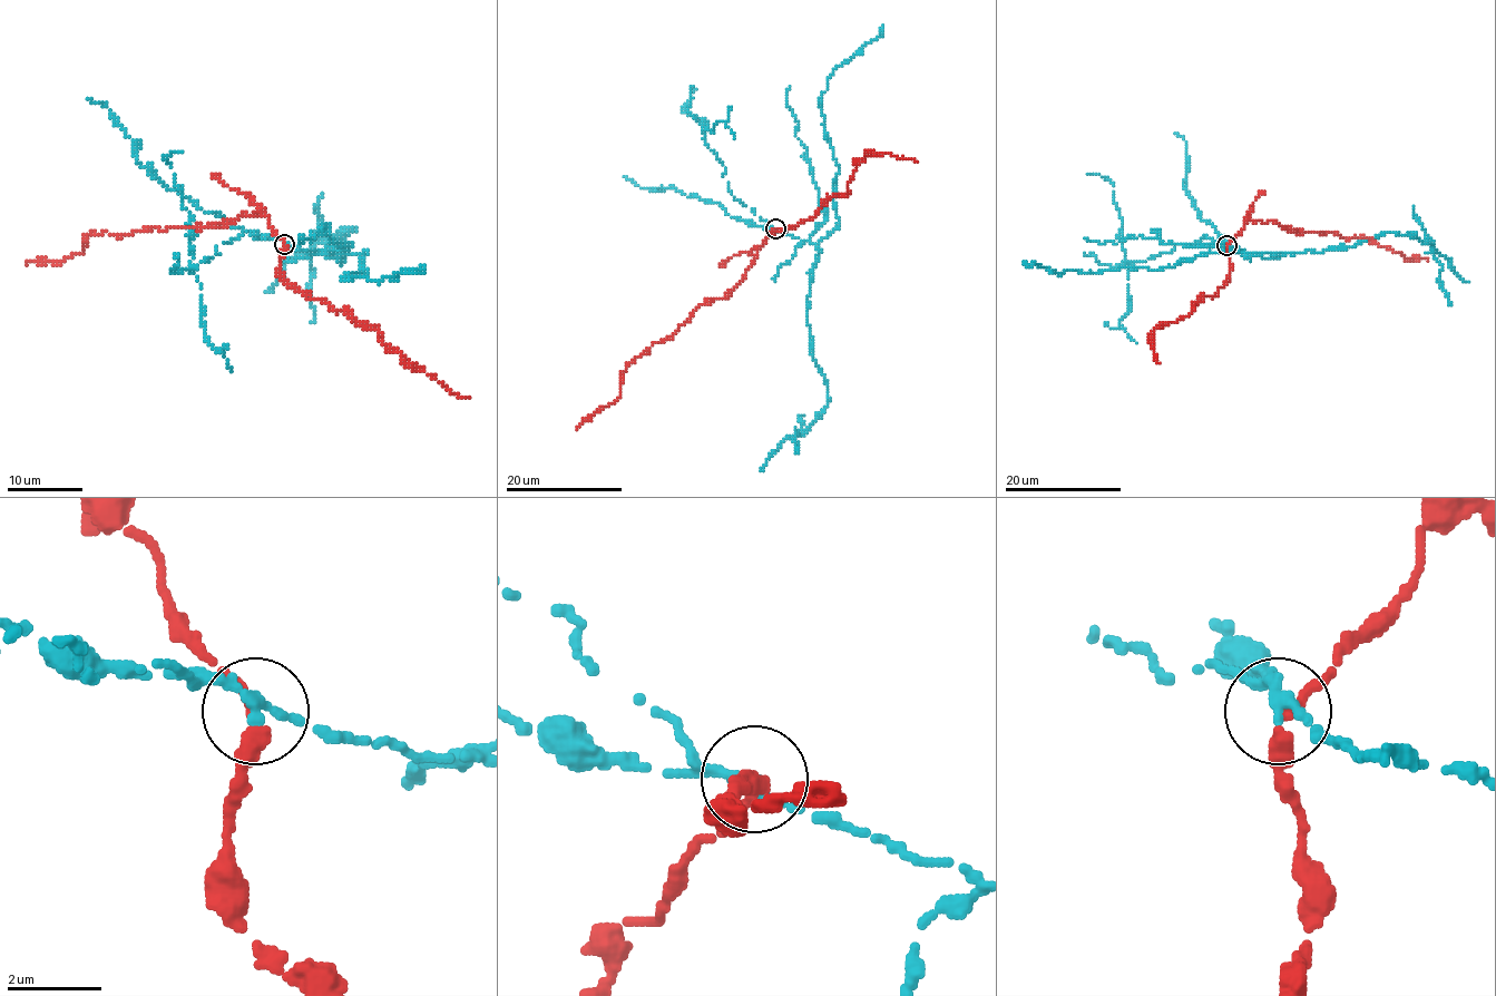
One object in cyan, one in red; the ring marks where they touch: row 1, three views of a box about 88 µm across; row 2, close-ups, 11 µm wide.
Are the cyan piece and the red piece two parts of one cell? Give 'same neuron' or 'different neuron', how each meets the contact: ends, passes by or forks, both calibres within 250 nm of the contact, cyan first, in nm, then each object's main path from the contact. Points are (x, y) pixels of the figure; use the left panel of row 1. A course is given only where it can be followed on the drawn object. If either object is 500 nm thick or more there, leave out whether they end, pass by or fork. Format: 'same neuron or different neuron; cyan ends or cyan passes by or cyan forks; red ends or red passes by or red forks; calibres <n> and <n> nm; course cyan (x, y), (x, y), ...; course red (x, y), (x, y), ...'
different neuron; cyan passes by; red passes by; calibres 240 and 280 nm; course cyan (285, 243), (342, 256), (329, 256), (324, 253), (353, 228), (294, 254), (266, 292); course red (283, 243), (261, 211), (221, 226), (153, 226), (126, 235), (104, 232), (90, 235), (80, 254), (26, 264)

